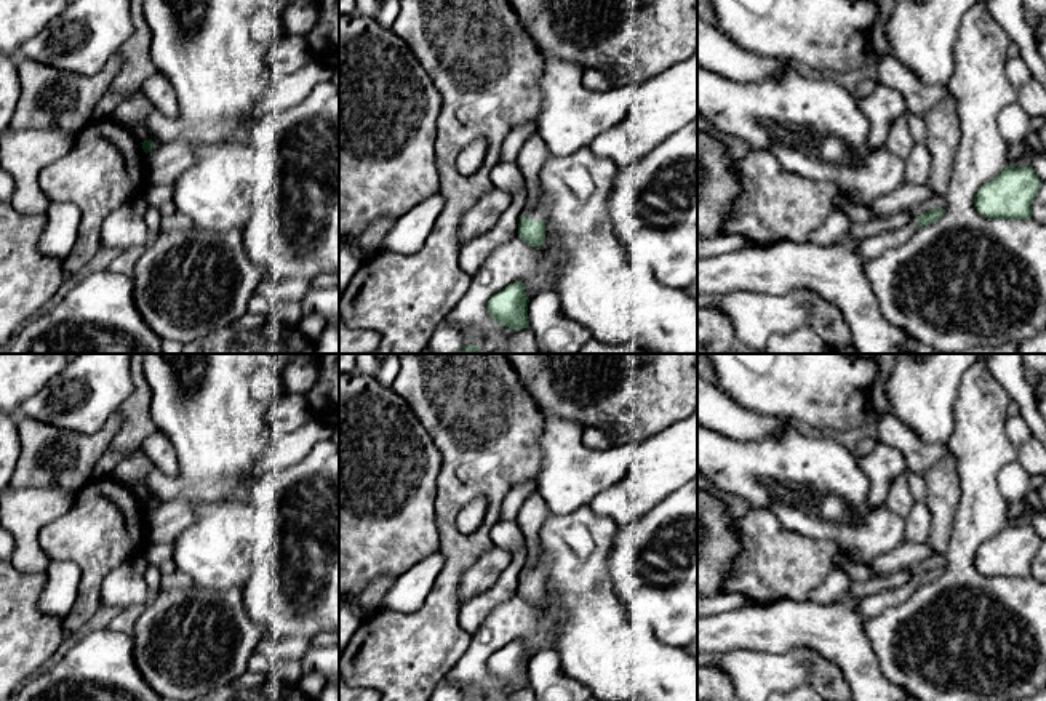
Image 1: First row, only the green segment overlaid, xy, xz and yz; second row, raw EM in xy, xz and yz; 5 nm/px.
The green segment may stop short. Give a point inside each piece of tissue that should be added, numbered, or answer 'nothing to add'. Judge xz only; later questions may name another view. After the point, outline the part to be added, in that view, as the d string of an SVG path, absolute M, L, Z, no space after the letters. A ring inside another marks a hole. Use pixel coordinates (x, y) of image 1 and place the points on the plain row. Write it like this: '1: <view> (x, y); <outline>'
1: xz (538, 570); M539 546L539 554L537 554L537 560L536 563L525 570L523 575L533 578L533 579L545 579L545 565L547 565L547 557L542 551L542 547Z

